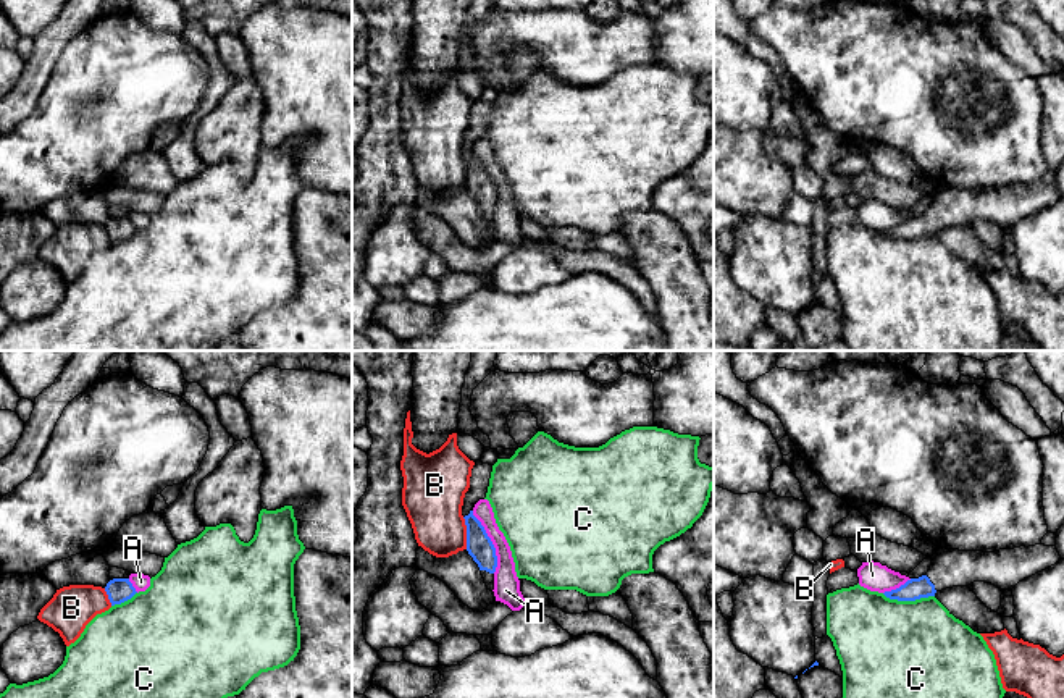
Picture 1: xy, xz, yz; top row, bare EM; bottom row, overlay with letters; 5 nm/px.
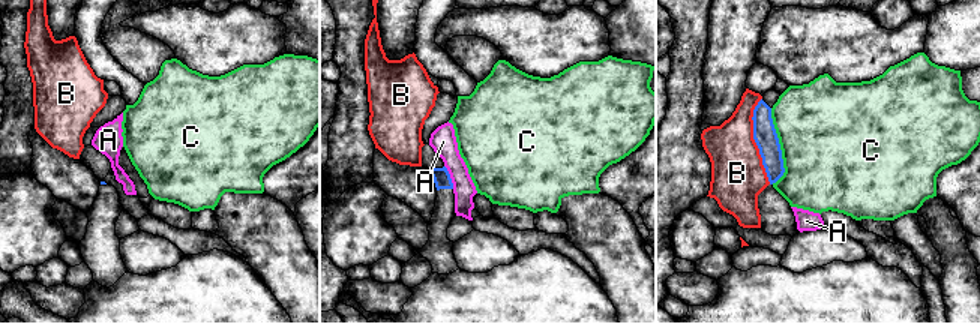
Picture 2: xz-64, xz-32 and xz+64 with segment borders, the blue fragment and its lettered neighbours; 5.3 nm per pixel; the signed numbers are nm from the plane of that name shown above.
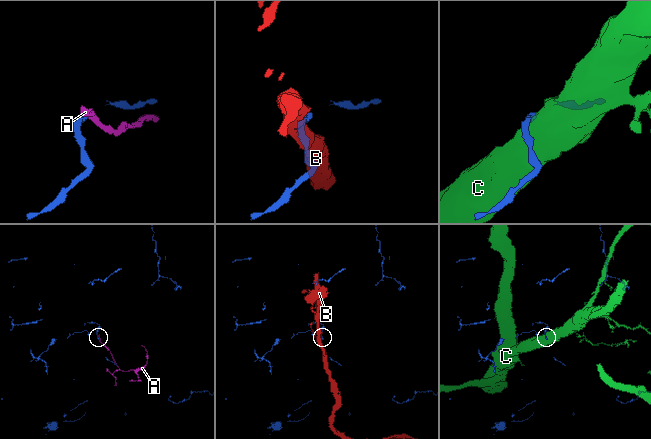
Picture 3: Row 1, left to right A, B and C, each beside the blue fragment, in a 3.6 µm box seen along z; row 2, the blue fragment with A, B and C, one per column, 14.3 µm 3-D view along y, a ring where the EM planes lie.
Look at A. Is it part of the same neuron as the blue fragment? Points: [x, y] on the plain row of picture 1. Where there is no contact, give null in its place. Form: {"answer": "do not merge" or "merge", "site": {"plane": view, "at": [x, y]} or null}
{"answer": "do not merge", "site": {"plane": "xz", "at": [491, 180]}}

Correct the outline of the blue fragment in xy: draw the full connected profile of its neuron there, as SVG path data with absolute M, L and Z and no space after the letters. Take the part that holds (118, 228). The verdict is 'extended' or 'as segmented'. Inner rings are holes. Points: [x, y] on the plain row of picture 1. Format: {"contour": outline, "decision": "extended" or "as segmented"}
{"contour": "M113 217L107 221L105 229L111 244L121 242L131 238L137 229L129 220L129 217Z", "decision": "as segmented"}

